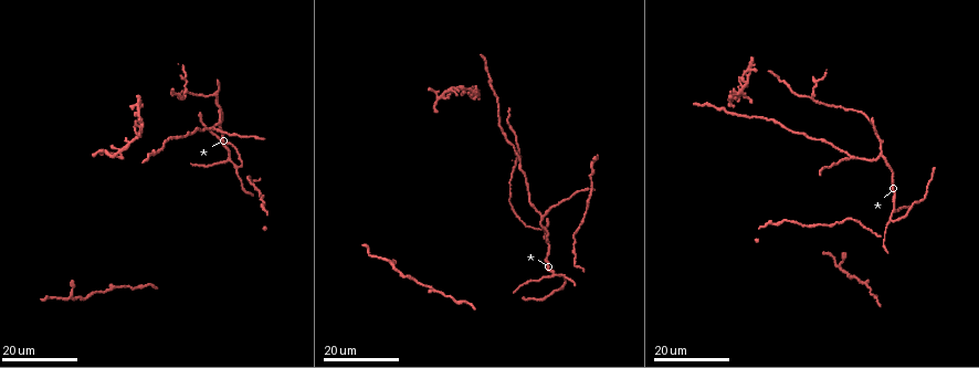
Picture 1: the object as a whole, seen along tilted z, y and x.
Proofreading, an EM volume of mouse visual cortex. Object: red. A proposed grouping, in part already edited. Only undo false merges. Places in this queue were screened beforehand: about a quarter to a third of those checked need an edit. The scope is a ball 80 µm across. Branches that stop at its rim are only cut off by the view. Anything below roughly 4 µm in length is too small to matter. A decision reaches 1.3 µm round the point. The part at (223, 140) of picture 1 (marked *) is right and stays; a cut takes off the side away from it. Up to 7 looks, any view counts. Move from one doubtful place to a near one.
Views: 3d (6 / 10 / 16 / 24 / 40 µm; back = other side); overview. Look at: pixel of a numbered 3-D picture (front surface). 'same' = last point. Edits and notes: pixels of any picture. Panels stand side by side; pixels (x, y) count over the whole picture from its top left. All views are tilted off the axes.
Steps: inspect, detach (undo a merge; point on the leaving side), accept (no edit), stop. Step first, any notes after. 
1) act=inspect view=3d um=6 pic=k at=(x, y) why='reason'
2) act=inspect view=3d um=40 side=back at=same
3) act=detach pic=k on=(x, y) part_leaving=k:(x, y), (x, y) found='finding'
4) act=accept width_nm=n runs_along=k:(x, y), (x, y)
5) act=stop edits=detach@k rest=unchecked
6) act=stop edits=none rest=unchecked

act=inspect view=3d um=16 pic=1 at=(881, 153) why='a fork'

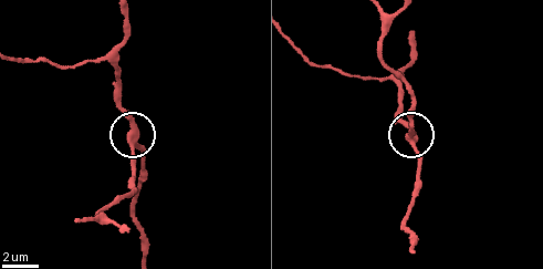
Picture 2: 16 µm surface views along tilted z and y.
act=inspect view=3d um=10 pic=2 at=(132, 145)

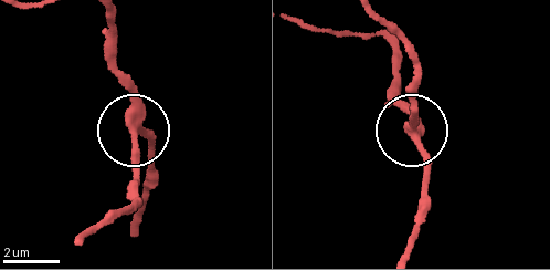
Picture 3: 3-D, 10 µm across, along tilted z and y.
act=accept arms=3 found='continuous, no second neuron'

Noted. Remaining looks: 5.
act=inspect view=3d um=24 pic=1 at=(850, 156) why='a fork'

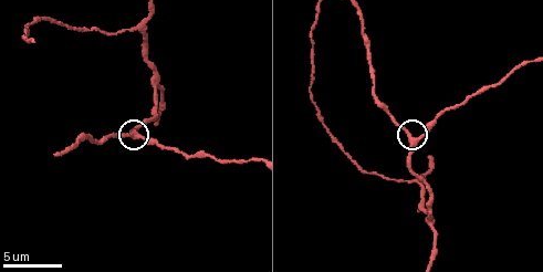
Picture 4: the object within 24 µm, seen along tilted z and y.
act=inspect view=3d um=10 pic=4 at=(413, 140)

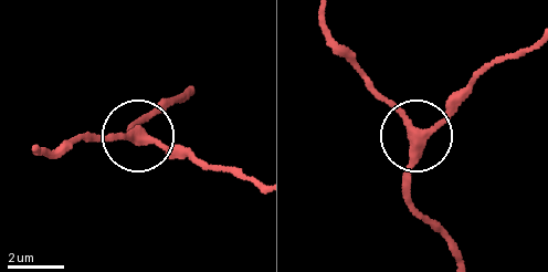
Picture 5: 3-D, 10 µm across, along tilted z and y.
act=accept width_nm=310 runs_along=5:(457, 253), (412, 202), (408, 154), (485, 73) found='continuous, no second neuron'

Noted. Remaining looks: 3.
act=inspect view=3d um=24 pic=1 at=(554, 276) why='three-way junction'

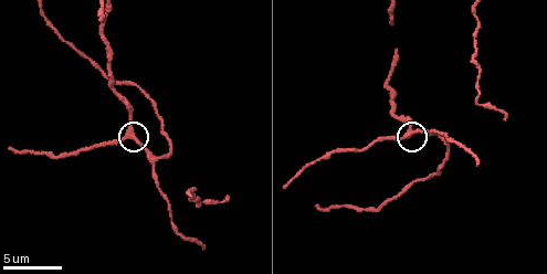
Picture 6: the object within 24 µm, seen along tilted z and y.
act=inspect view=3d um=6 pic=6 at=(129, 136) why='closer look'

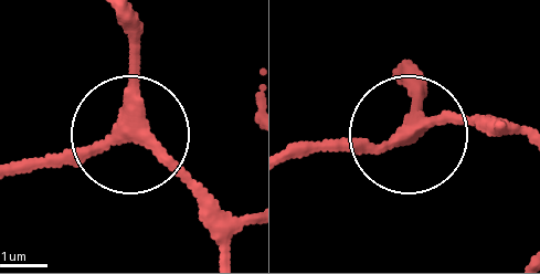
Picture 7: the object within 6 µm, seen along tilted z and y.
act=accept side_arm_um=53 runs_along=7:(119, 19), (127, 128), (204, 209) found='all the same neuron'

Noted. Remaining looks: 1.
act=stop edits=none rest=unchecked

